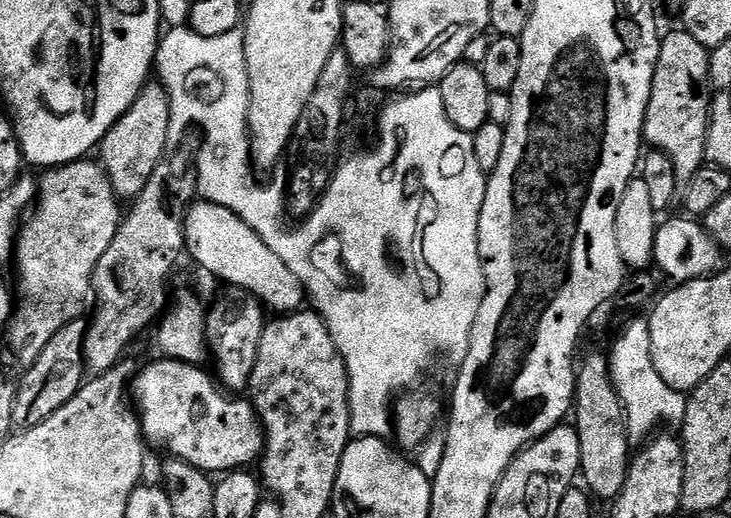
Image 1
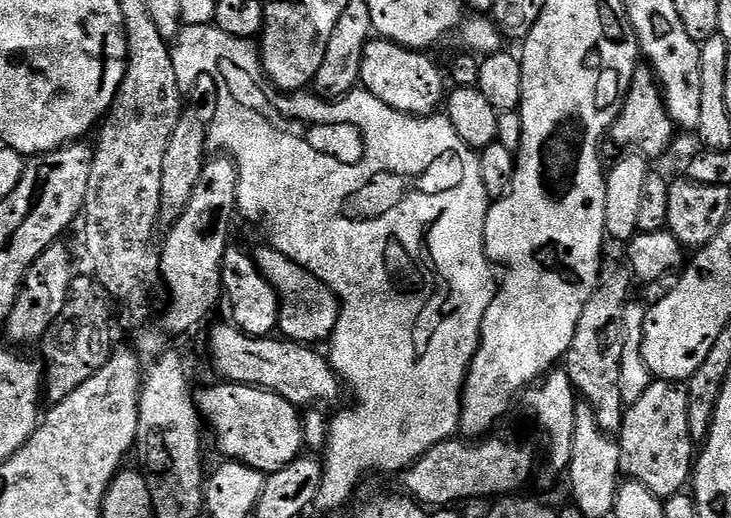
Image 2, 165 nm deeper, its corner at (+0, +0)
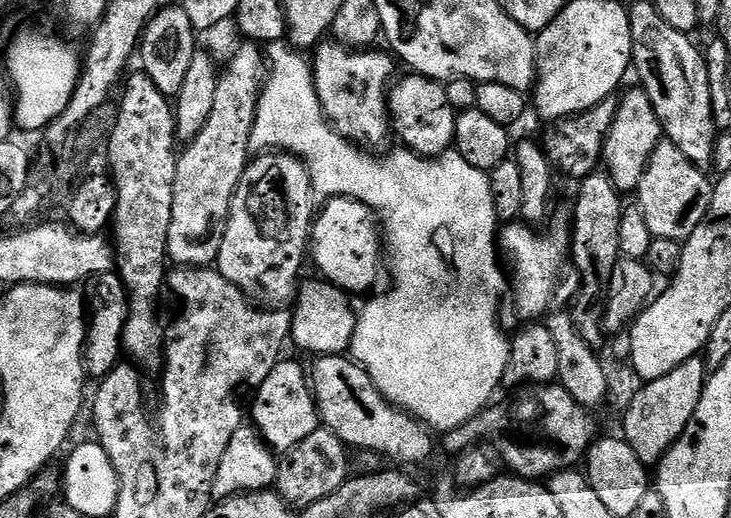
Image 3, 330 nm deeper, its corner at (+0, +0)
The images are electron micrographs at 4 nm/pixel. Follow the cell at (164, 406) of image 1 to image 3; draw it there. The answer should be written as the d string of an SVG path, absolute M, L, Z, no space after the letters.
M281 359L274 370L270 370L270 378L266 378L266 382L262 382L262 386L255 392L250 404L250 420L265 444L277 454L294 450L302 438L310 438L310 434L321 427L321 422L305 365L303 368L296 360Z

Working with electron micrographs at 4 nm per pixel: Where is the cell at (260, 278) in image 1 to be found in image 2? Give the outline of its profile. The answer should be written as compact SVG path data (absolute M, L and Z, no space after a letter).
M263 246L255 249L256 268L266 278L266 282L275 290L276 301L280 304L280 323L278 332L283 339L293 340L299 344L320 346L320 343L331 341L334 330L338 326L341 303L310 270L298 266L286 254L277 248Z

